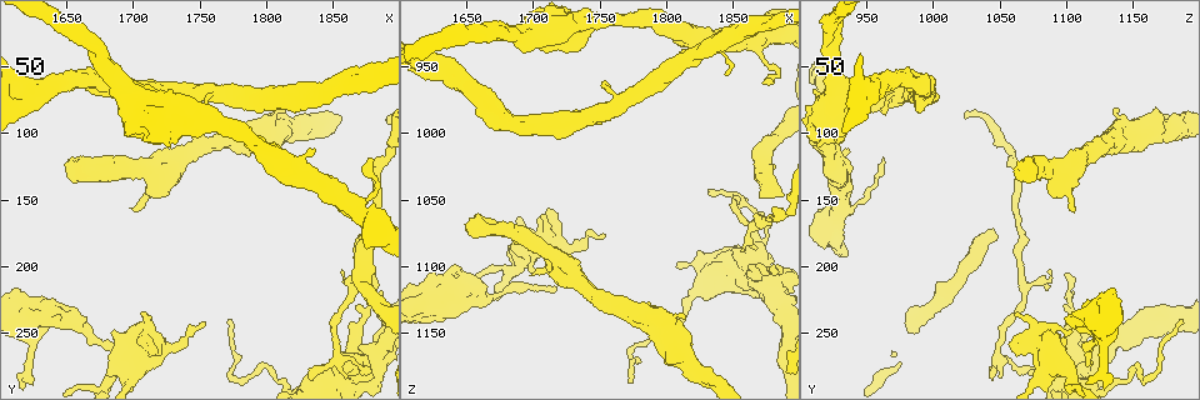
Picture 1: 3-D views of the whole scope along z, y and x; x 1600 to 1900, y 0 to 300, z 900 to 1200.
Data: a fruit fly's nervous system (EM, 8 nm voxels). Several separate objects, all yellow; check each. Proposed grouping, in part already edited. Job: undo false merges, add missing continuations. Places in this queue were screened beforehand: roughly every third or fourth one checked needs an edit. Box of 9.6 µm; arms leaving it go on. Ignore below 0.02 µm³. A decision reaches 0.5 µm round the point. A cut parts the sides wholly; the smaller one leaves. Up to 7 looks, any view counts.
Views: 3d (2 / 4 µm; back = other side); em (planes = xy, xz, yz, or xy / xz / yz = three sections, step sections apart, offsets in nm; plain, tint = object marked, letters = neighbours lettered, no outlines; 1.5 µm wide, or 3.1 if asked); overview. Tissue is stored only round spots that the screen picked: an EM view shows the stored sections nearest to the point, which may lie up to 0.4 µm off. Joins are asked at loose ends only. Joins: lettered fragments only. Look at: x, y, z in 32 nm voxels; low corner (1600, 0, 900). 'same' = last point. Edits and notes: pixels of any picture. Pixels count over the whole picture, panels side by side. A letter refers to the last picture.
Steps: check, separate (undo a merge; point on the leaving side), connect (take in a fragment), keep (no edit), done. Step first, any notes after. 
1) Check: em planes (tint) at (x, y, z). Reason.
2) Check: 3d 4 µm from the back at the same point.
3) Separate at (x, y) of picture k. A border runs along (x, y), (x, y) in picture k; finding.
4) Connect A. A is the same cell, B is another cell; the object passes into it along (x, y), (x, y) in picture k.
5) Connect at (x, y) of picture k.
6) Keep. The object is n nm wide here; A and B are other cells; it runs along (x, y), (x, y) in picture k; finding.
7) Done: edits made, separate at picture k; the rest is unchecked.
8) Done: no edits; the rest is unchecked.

Check: 3d 2 µm at (1720, 272, 1118). Tapers out.

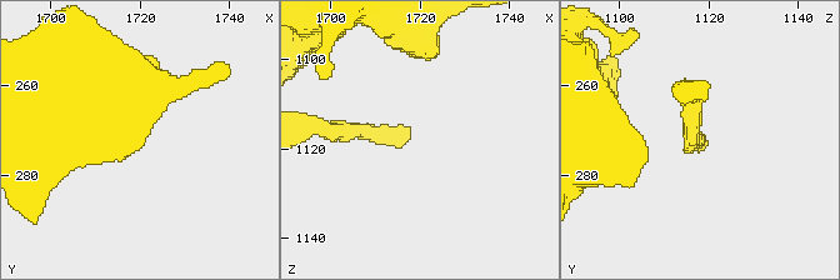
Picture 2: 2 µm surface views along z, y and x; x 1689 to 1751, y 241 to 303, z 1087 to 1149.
Check: em xz step 8 (letters) at (1718, 272, 1118). Need the tissue.

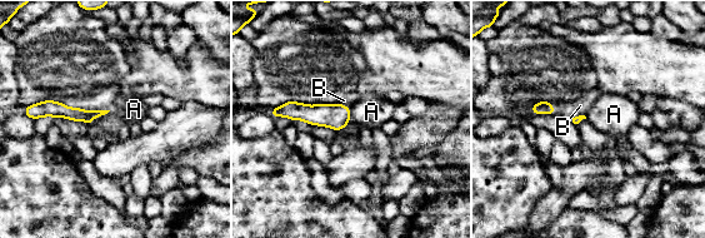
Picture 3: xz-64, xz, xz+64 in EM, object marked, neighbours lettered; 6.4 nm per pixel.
Check: em yz step 4 (letters) at the same point.

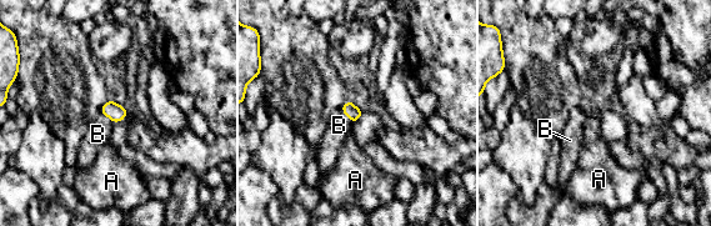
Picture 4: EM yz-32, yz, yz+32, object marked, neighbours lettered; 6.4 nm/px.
Connect B. The object is 90 nm wide here; B is the same cell, A is another cell; the object passes into it along (116, 112), (106, 115), (98, 134) in picture 4; it goes on there.

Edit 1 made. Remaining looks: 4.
Check: overview. See it whole again.

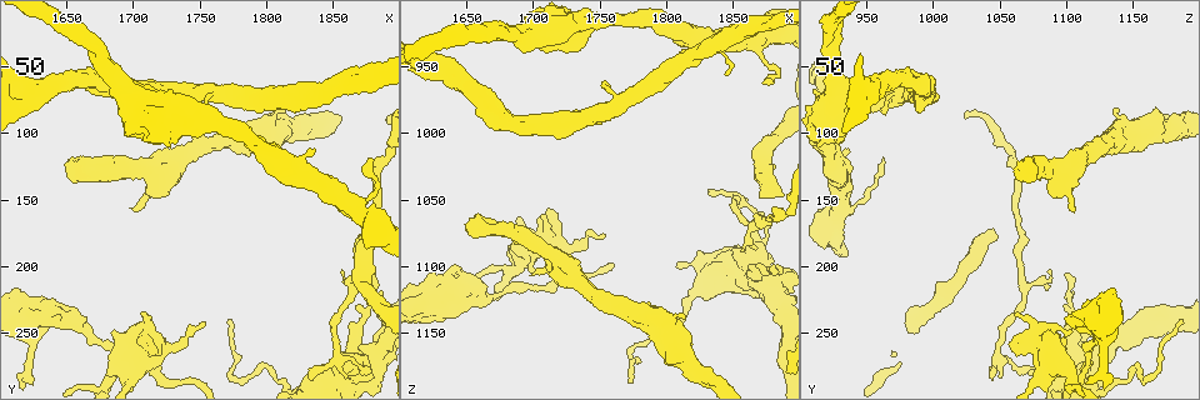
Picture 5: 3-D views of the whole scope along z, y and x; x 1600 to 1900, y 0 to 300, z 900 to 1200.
Check: em planes (letters) at (1860, 278, 1072). Stops while still wide.

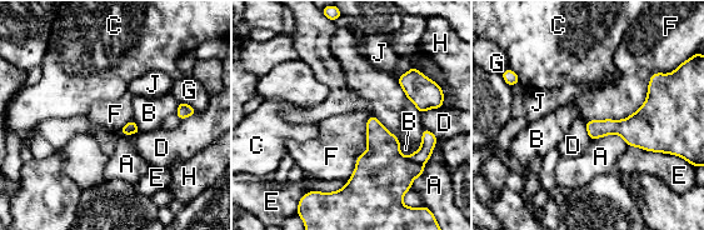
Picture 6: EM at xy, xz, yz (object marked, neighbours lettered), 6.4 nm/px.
Separate at (428, 141) of picture 6. A, B, C, D, E, F, G, H and J are other cells; a border runs along (408, 158), (423, 164) in picture 6; two neurons meet here.

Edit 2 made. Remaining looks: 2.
Done: edits made, connect at picture 4, separate at picture 6; the rest is unchecked.

